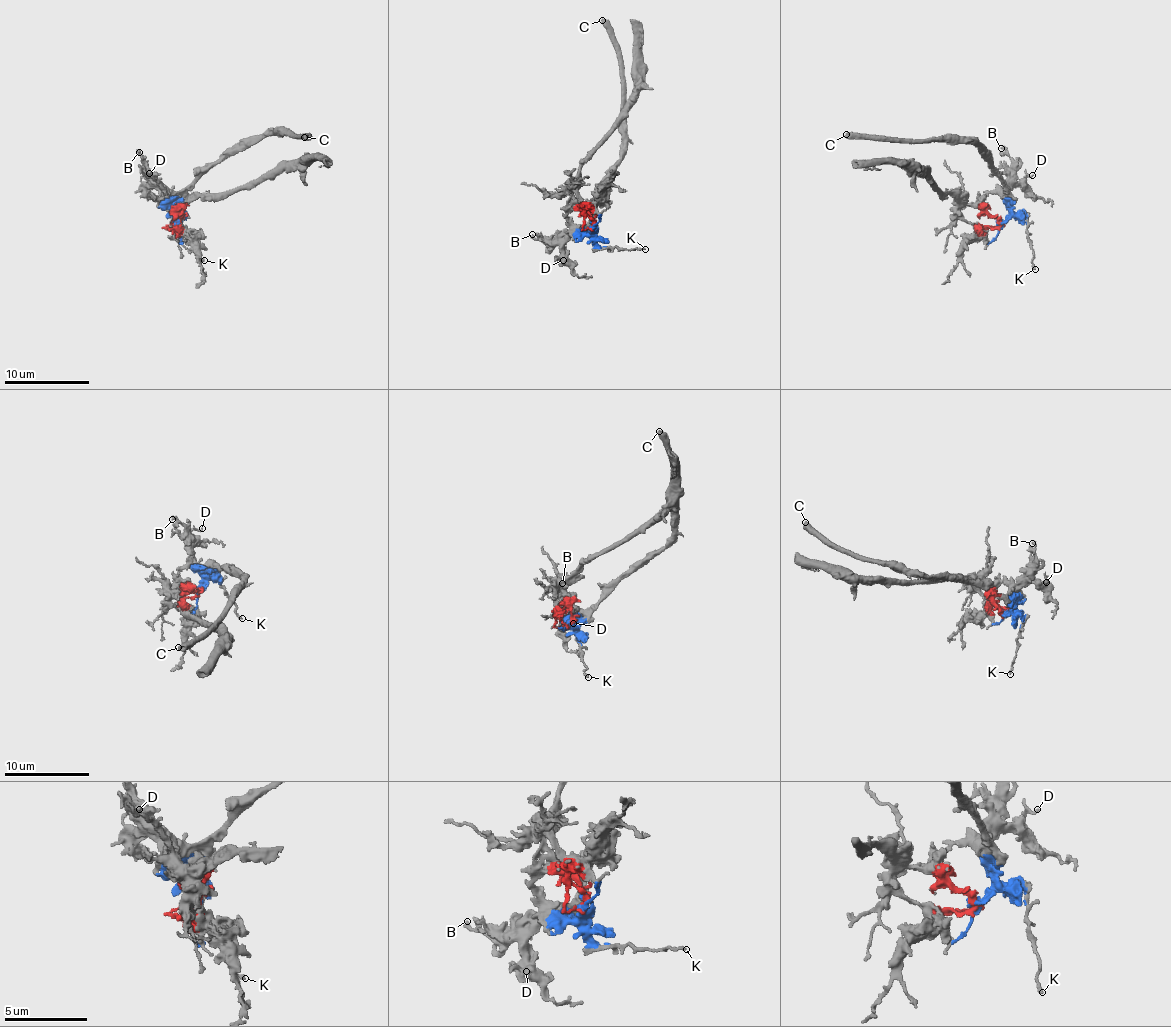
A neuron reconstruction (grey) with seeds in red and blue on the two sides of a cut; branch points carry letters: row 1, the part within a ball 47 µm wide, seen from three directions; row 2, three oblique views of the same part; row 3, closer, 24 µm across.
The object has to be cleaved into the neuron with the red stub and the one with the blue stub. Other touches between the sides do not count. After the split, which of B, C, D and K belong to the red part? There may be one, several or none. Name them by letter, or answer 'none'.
none

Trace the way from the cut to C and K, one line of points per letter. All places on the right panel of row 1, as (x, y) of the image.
C: (1001, 224), (1009, 213), (1009, 196), (977, 141), (969, 138), (889, 142), (846, 134)
K: (1001, 224), (1015, 218), (1026, 225), (1035, 269)

